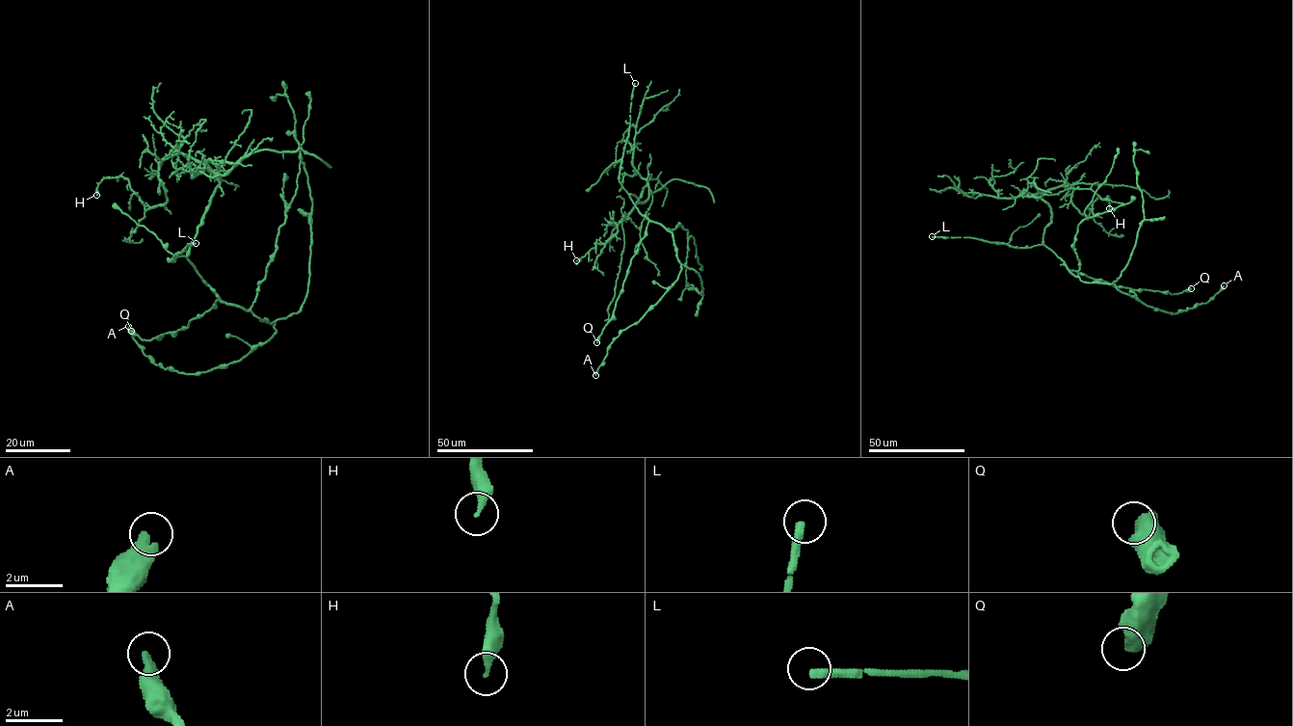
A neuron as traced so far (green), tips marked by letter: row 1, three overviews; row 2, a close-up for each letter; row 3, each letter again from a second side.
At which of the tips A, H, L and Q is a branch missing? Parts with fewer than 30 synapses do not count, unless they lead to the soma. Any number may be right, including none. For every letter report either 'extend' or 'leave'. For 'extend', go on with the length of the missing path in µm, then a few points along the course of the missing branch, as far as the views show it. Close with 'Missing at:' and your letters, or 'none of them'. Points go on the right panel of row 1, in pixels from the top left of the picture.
A: leave
H: leave
L: extend; about 300 µm are missing
Q: leave
Missing at: L

